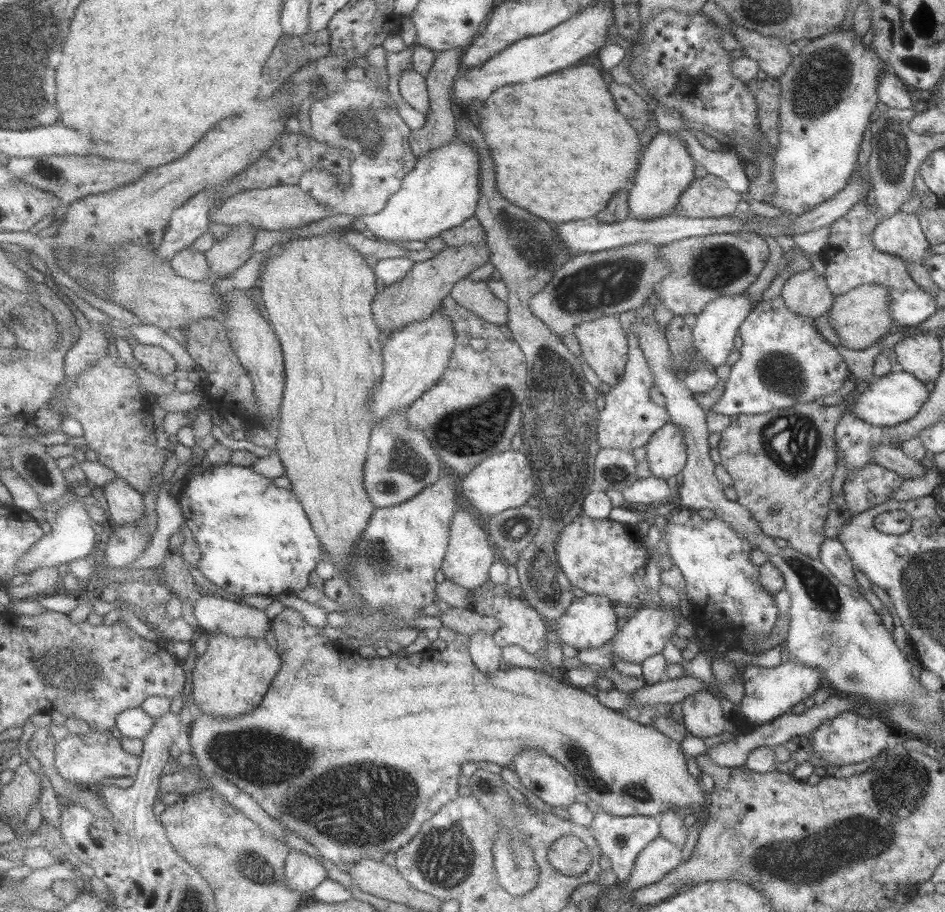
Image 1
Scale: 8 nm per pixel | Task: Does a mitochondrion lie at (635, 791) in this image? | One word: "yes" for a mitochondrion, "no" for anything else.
yes

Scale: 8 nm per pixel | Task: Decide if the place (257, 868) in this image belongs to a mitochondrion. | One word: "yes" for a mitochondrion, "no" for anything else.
yes

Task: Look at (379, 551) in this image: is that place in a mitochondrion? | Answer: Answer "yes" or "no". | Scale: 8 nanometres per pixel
yes

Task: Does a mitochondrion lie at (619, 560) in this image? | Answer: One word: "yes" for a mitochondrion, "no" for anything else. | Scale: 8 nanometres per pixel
no

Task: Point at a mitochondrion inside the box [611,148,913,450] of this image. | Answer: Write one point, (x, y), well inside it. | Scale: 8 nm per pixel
(781, 372)

